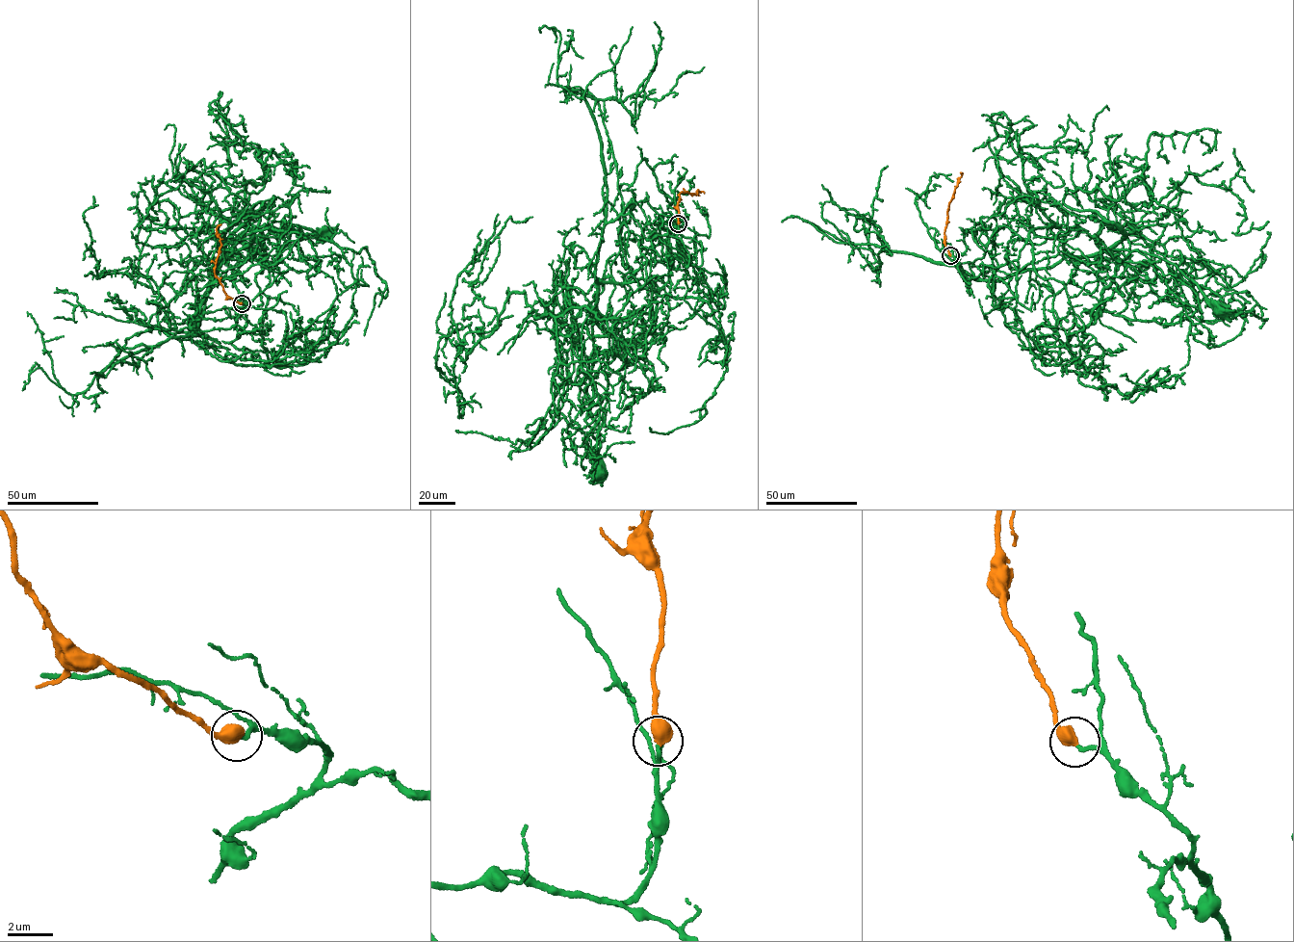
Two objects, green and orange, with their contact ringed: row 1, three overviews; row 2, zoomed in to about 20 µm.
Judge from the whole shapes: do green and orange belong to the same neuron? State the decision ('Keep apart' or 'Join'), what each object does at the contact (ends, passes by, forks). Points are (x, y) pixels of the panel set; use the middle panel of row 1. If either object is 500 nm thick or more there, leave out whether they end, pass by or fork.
Join

